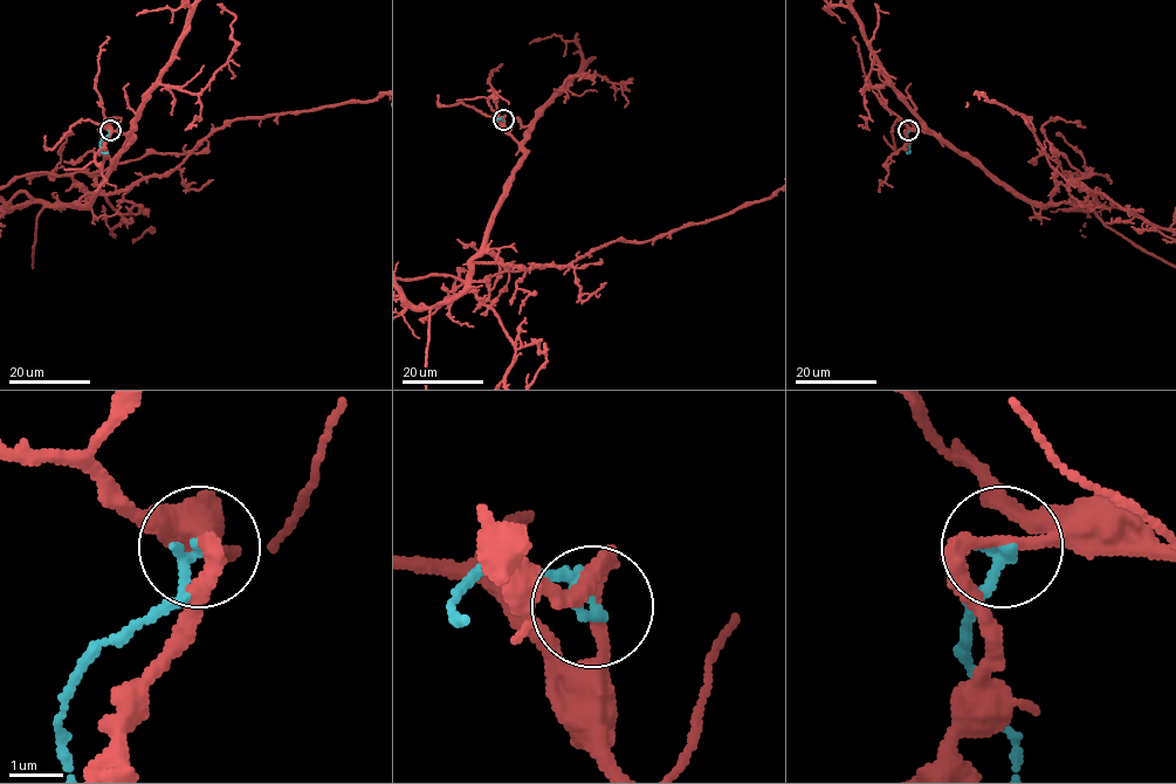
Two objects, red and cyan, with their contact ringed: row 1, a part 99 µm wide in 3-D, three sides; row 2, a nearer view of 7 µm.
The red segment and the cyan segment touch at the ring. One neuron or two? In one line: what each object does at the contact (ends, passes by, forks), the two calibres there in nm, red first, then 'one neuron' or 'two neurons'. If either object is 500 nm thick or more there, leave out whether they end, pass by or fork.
red passes by; cyan ends; calibres 220 and 200 nm; two neurons

